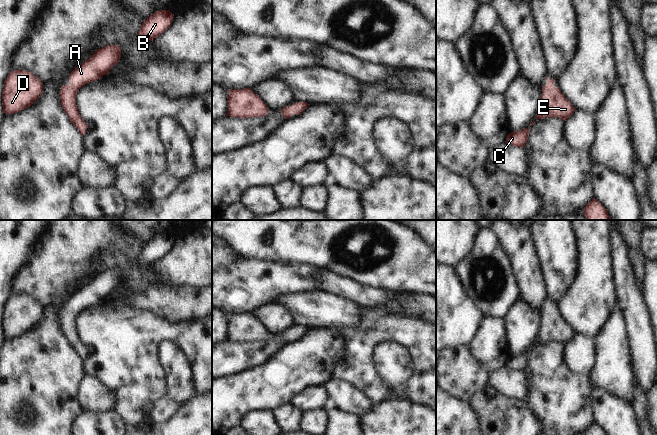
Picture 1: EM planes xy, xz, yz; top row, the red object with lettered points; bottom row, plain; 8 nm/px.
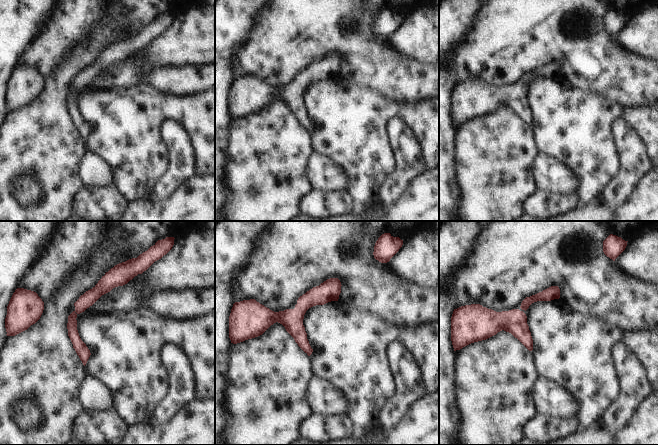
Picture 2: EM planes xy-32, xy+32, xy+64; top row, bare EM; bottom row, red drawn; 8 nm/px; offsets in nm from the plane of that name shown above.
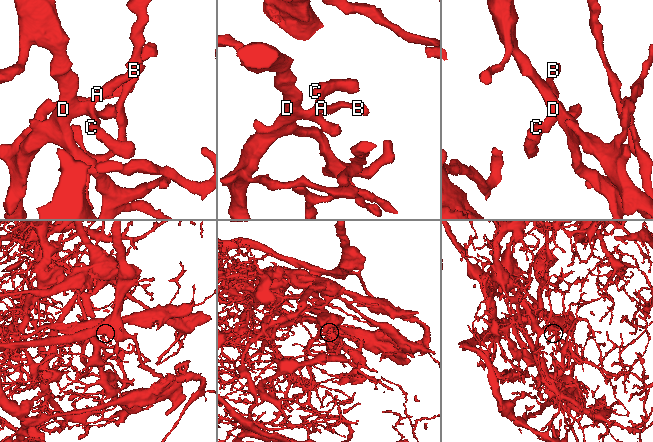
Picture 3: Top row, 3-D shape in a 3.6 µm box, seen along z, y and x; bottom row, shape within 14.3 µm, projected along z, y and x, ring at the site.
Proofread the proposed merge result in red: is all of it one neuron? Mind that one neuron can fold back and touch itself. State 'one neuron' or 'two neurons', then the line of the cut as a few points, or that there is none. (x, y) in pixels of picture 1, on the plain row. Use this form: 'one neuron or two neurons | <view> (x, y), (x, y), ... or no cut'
one neuron | no cut

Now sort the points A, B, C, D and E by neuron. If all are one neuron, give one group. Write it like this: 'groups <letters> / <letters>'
groups A B C D E

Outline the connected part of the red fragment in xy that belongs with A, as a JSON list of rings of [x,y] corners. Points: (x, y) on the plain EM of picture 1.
[[[108,269],[98,273],[88,284],[78,289],[70,297],[69,308],[61,310],[59,317],[61,329],[82,360],[86,357],[88,349],[79,338],[75,325],[76,318],[85,308],[107,299],[110,293],[119,286],[120,282],[121,273],[117,269]]]

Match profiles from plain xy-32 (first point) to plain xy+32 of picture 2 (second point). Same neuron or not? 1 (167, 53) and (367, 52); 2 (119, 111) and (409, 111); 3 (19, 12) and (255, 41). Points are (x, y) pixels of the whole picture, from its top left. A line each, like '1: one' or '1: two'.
1: two
2: one
3: two

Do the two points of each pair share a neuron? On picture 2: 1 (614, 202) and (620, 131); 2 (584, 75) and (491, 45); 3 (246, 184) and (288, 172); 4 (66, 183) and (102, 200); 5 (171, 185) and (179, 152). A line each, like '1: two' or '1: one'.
1: one
2: one
3: one
4: two
5: one

